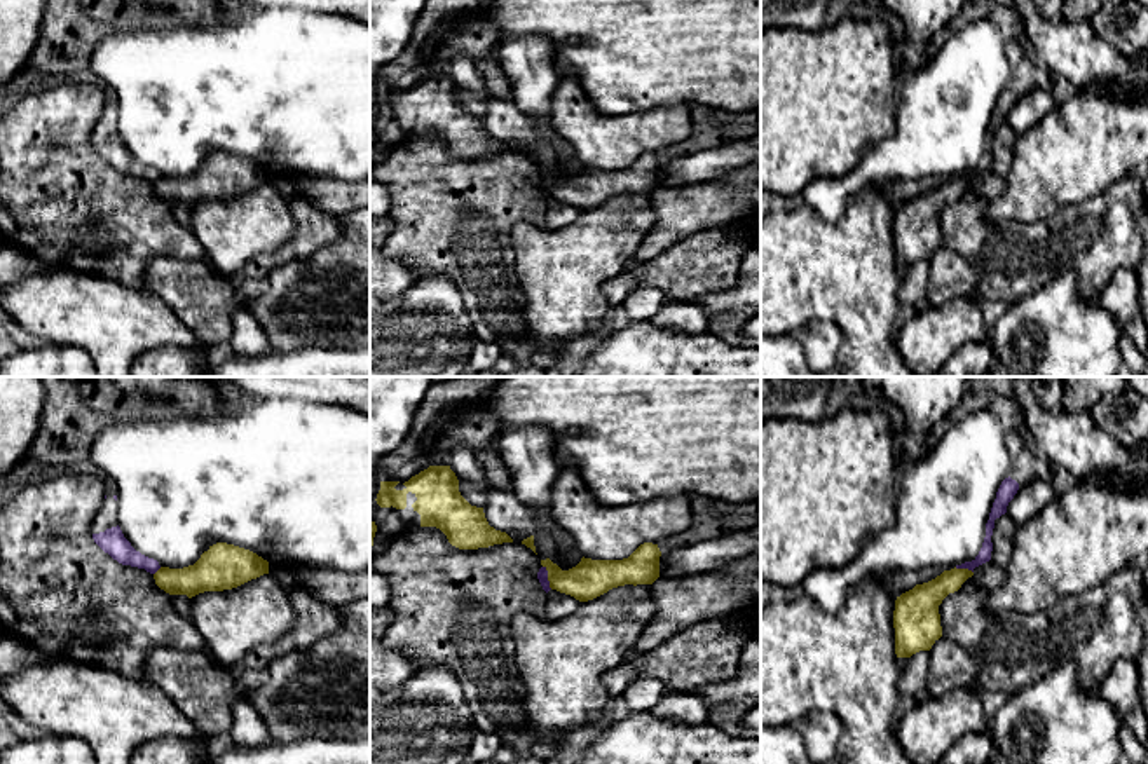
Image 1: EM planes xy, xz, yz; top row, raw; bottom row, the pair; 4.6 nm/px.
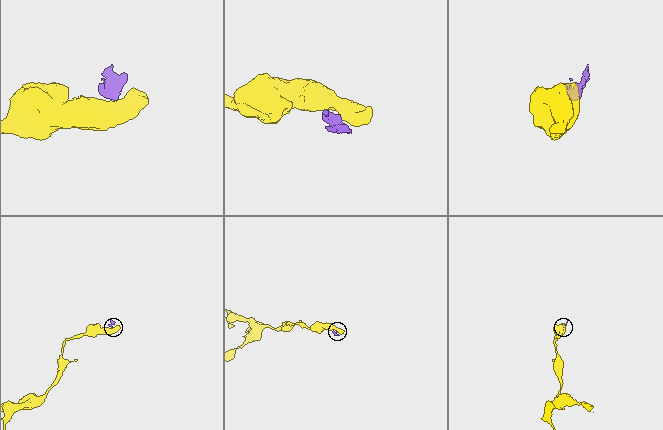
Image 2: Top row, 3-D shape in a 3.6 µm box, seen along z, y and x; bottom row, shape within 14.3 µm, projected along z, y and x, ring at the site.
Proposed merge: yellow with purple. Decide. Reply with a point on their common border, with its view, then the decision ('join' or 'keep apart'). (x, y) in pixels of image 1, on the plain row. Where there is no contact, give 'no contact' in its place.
contact xz (548, 187); keep apart

